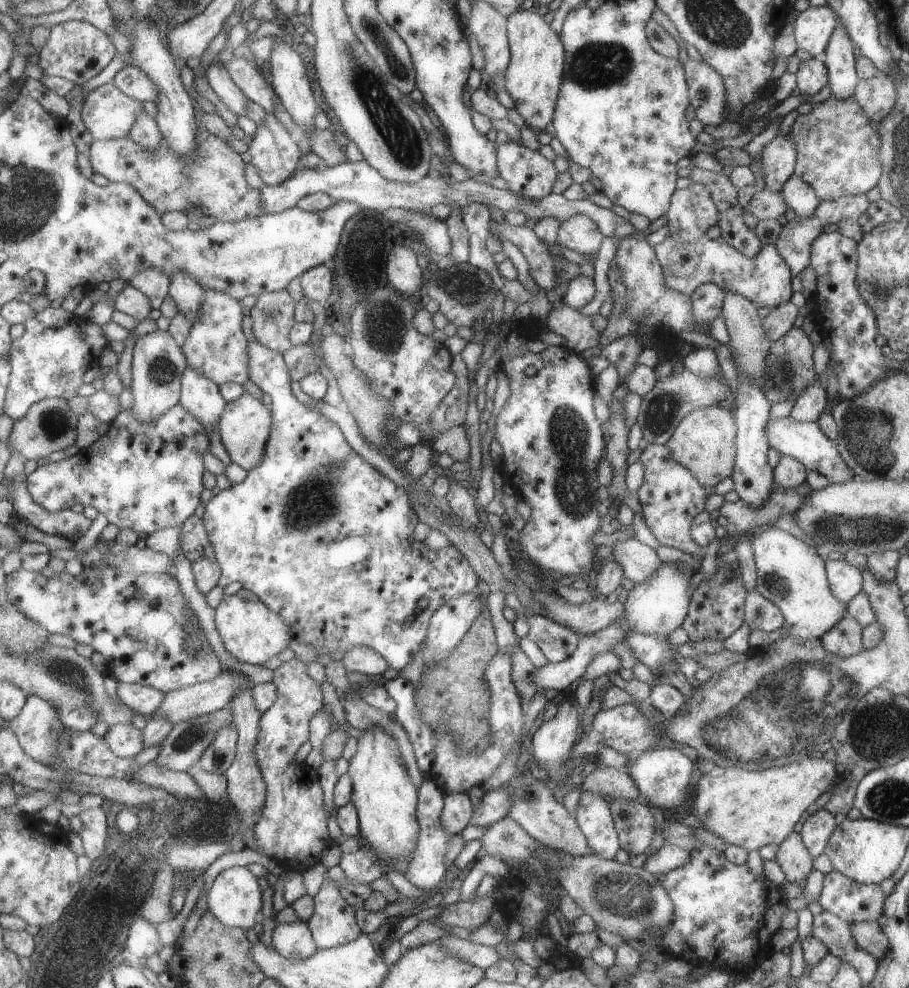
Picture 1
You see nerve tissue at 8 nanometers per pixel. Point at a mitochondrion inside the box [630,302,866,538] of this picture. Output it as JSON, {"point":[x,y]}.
{"point":[667,407]}

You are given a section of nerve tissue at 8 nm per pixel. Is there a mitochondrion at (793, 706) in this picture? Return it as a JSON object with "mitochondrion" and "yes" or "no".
{"mitochondrion":"yes"}

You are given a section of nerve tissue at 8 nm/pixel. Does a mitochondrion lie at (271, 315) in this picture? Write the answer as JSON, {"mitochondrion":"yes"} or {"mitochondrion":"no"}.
{"mitochondrion":"yes"}

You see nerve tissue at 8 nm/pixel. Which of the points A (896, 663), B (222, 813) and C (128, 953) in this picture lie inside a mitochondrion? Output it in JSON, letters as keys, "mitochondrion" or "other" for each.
{"A":"other","B":"other","C":"other"}

